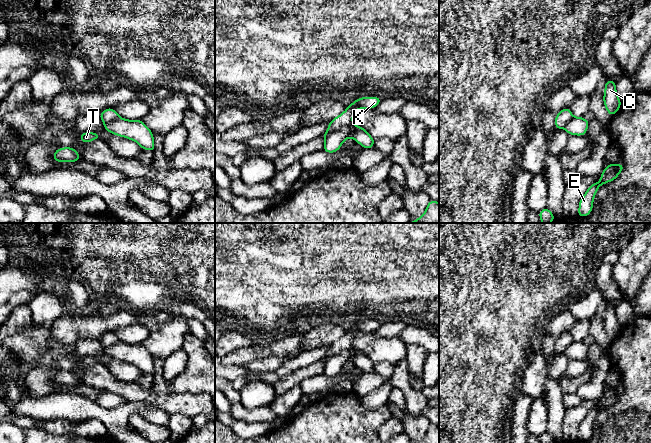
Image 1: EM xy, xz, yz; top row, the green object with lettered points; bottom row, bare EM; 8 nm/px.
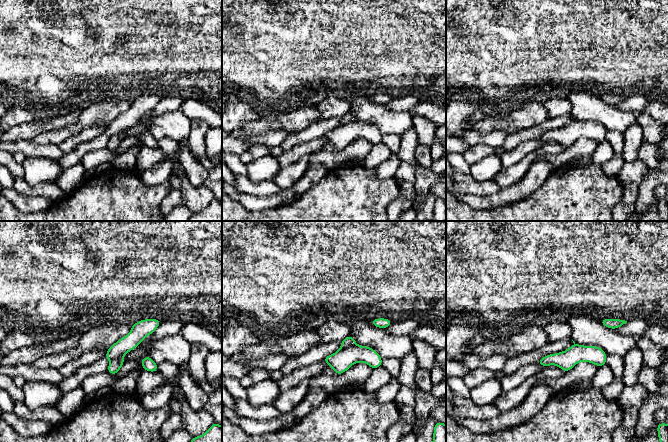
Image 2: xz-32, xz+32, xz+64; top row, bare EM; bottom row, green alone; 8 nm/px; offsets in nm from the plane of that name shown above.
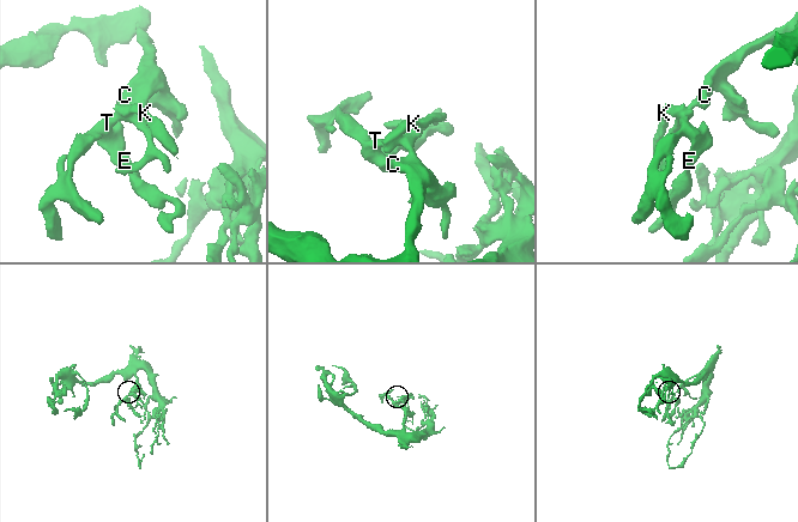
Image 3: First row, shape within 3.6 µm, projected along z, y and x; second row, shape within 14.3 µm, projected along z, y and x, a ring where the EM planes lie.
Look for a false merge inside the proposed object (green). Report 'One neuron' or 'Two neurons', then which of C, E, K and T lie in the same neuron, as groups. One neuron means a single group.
Two neurons. Groups: C E T / K

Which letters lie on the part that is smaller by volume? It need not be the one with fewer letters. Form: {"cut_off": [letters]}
{"cut_off": ["K"]}

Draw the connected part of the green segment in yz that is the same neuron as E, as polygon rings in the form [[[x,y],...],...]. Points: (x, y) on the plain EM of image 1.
[[[612,387],[605,391],[603,396],[601,397],[600,404],[597,407],[590,409],[586,417],[580,423],[578,440],[586,441],[591,437],[593,433],[594,421],[598,415],[598,412],[603,408],[615,404],[618,401],[618,399],[622,396],[623,392],[624,392],[623,388],[616,387]]]

